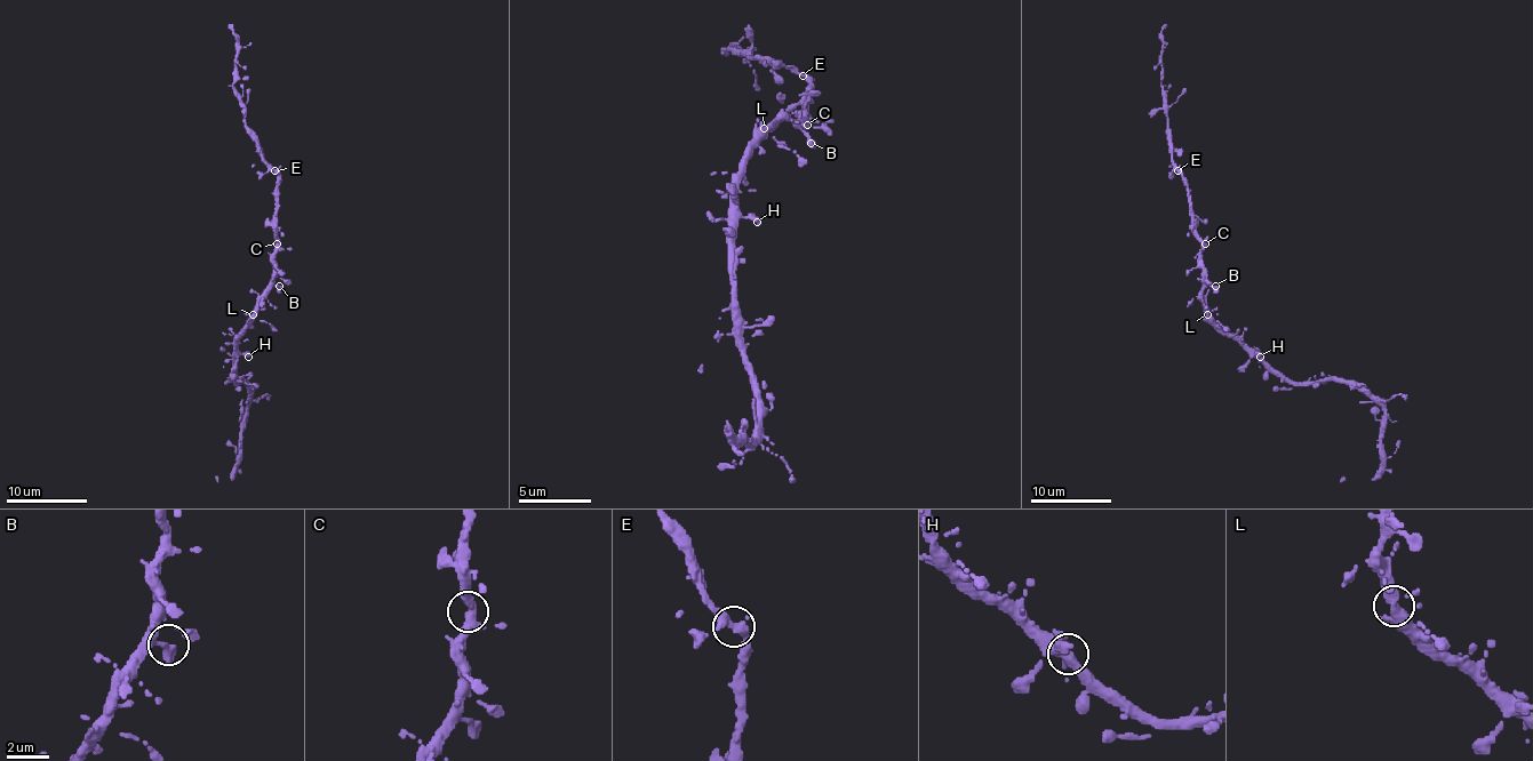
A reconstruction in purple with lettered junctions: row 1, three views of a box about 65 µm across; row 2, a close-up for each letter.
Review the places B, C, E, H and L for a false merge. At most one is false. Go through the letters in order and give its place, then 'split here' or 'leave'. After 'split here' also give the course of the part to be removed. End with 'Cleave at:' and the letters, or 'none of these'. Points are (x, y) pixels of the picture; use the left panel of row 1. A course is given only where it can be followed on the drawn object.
B: place (279, 286); leave
C: place (277, 243); leave
E: place (274, 170); leave
H: place (248, 357); leave
L: place (253, 314); leave
Cleave at: none of these

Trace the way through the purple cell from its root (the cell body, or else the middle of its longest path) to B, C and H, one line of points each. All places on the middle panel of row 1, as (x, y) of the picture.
B: (767, 131), (779, 121), (789, 118), (811, 143)
C: (767, 131), (782, 118), (789, 121), (804, 121), (804, 118), (807, 125)
H: (767, 131), (742, 160), (739, 171), (739, 210), (757, 222)

